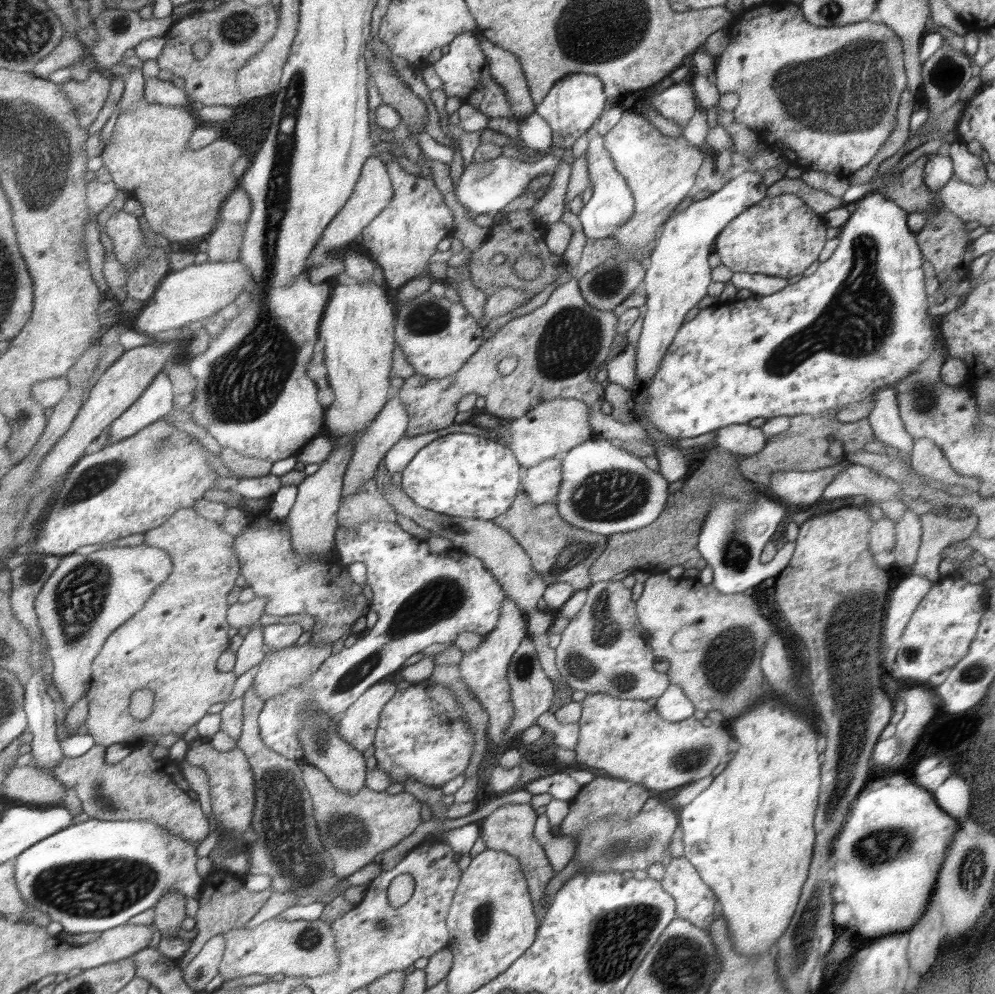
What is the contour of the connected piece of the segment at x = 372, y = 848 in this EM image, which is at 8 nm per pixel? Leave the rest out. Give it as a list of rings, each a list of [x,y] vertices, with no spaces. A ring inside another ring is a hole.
[[[299,762],[303,770],[303,782],[307,790],[311,792],[315,820],[319,822],[319,836],[329,854],[335,858],[335,874],[343,880],[357,870],[361,870],[365,864],[377,862],[381,854],[395,848],[401,840],[409,838],[415,828],[423,822],[421,808],[423,804],[411,796],[409,792],[401,794],[387,794],[387,792],[375,792],[369,786],[365,786],[359,794],[351,796],[347,792],[341,792],[335,788],[335,784],[329,780],[329,776],[319,770],[317,766],[311,766],[309,762]]]

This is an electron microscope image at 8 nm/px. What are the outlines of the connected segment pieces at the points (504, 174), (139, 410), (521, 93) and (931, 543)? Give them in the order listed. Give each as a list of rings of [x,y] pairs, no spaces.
[[[545,154],[545,158],[541,158],[535,164],[529,162],[521,162],[515,158],[507,158],[507,156],[499,156],[495,160],[487,160],[487,162],[471,162],[459,182],[457,182],[457,198],[463,206],[467,206],[471,212],[475,214],[497,214],[499,210],[503,210],[507,204],[511,204],[515,198],[523,196],[529,190],[529,182],[533,178],[539,178],[543,174],[555,176],[557,170],[561,166],[559,156],[553,154]]]
[[[161,372],[151,388],[131,406],[115,424],[109,444],[121,442],[143,432],[147,426],[171,418],[175,412],[175,384],[167,372]]]
[[[479,34],[479,38],[489,58],[489,68],[493,72],[493,78],[505,90],[505,96],[509,98],[509,104],[515,110],[515,116],[525,116],[525,118],[533,116],[537,112],[537,102],[531,94],[529,80],[525,76],[523,64],[519,62],[519,56],[507,48],[497,46],[483,34]]]
[[[929,512],[931,516],[921,516],[921,546],[917,552],[917,562],[911,568],[913,576],[921,576],[925,580],[931,580],[933,584],[941,580],[939,574],[939,556],[943,550],[951,544],[963,542],[969,536],[975,534],[979,526],[977,516],[963,516],[963,518],[947,518],[947,516],[937,516]]]

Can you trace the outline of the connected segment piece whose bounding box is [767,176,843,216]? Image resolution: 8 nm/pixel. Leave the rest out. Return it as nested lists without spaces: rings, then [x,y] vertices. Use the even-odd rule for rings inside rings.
[[[783,176],[781,180],[777,180],[775,184],[771,184],[771,186],[767,188],[767,198],[783,196],[783,194],[799,196],[799,198],[801,198],[813,212],[817,212],[819,216],[831,212],[833,208],[843,206],[843,202],[841,202],[839,198],[829,196],[827,192],[809,188],[801,178],[787,178],[787,176]]]

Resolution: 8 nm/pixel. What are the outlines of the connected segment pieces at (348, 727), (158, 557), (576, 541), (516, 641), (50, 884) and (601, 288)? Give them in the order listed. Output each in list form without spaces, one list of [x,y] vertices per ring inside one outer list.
[[[397,678],[375,684],[341,716],[341,736],[355,744],[357,750],[365,752],[371,744],[375,744],[381,726],[381,714],[399,692],[395,684]]]
[[[147,542],[133,548],[105,546],[95,554],[75,552],[63,558],[61,566],[39,594],[37,612],[49,642],[49,654],[55,662],[55,686],[61,690],[69,710],[91,690],[95,682],[93,662],[103,652],[107,640],[143,610],[147,600],[173,572],[175,560],[171,552],[149,546]]]
[[[525,488],[517,496],[511,510],[507,514],[499,516],[495,522],[519,540],[519,544],[533,558],[535,572],[545,576],[549,586],[557,584],[557,582],[567,582],[567,584],[573,584],[575,590],[591,588],[593,586],[591,568],[601,560],[601,556],[607,552],[607,548],[611,544],[611,536],[589,532],[585,528],[577,528],[575,524],[563,520],[563,516],[559,514],[557,502],[537,506],[531,500],[531,496],[525,492]]]
[[[507,594],[507,600],[503,604],[503,614],[499,620],[499,628],[491,634],[487,634],[485,642],[481,648],[467,652],[461,664],[461,676],[463,680],[471,686],[471,692],[475,694],[475,698],[483,704],[483,708],[487,708],[487,712],[491,714],[491,726],[489,726],[489,736],[493,740],[493,744],[501,744],[507,736],[507,730],[513,724],[515,718],[515,702],[513,702],[513,688],[511,688],[511,660],[515,658],[517,650],[521,648],[523,640],[529,636],[531,628],[529,628],[529,620],[527,614],[521,610],[521,606],[517,604],[517,600],[513,600]]]
[[[87,820],[69,826],[47,840],[25,850],[17,860],[17,886],[23,900],[37,912],[49,914],[51,922],[61,922],[65,932],[87,934],[107,932],[127,924],[133,916],[153,910],[169,890],[183,890],[187,898],[201,898],[205,890],[205,878],[197,872],[195,846],[183,838],[169,834],[155,822],[147,820]]]
[[[625,112],[623,120],[605,136],[605,148],[633,190],[635,214],[611,236],[621,248],[619,256],[611,256],[605,264],[581,278],[581,290],[583,298],[597,310],[615,312],[623,308],[623,302],[629,296],[635,296],[635,292],[643,288],[647,264],[639,256],[643,256],[643,250],[653,244],[657,238],[657,228],[661,228],[671,218],[675,206],[687,196],[691,186],[695,186],[697,172],[705,158],[705,148],[693,146],[683,136],[671,138],[661,134],[641,112]]]

